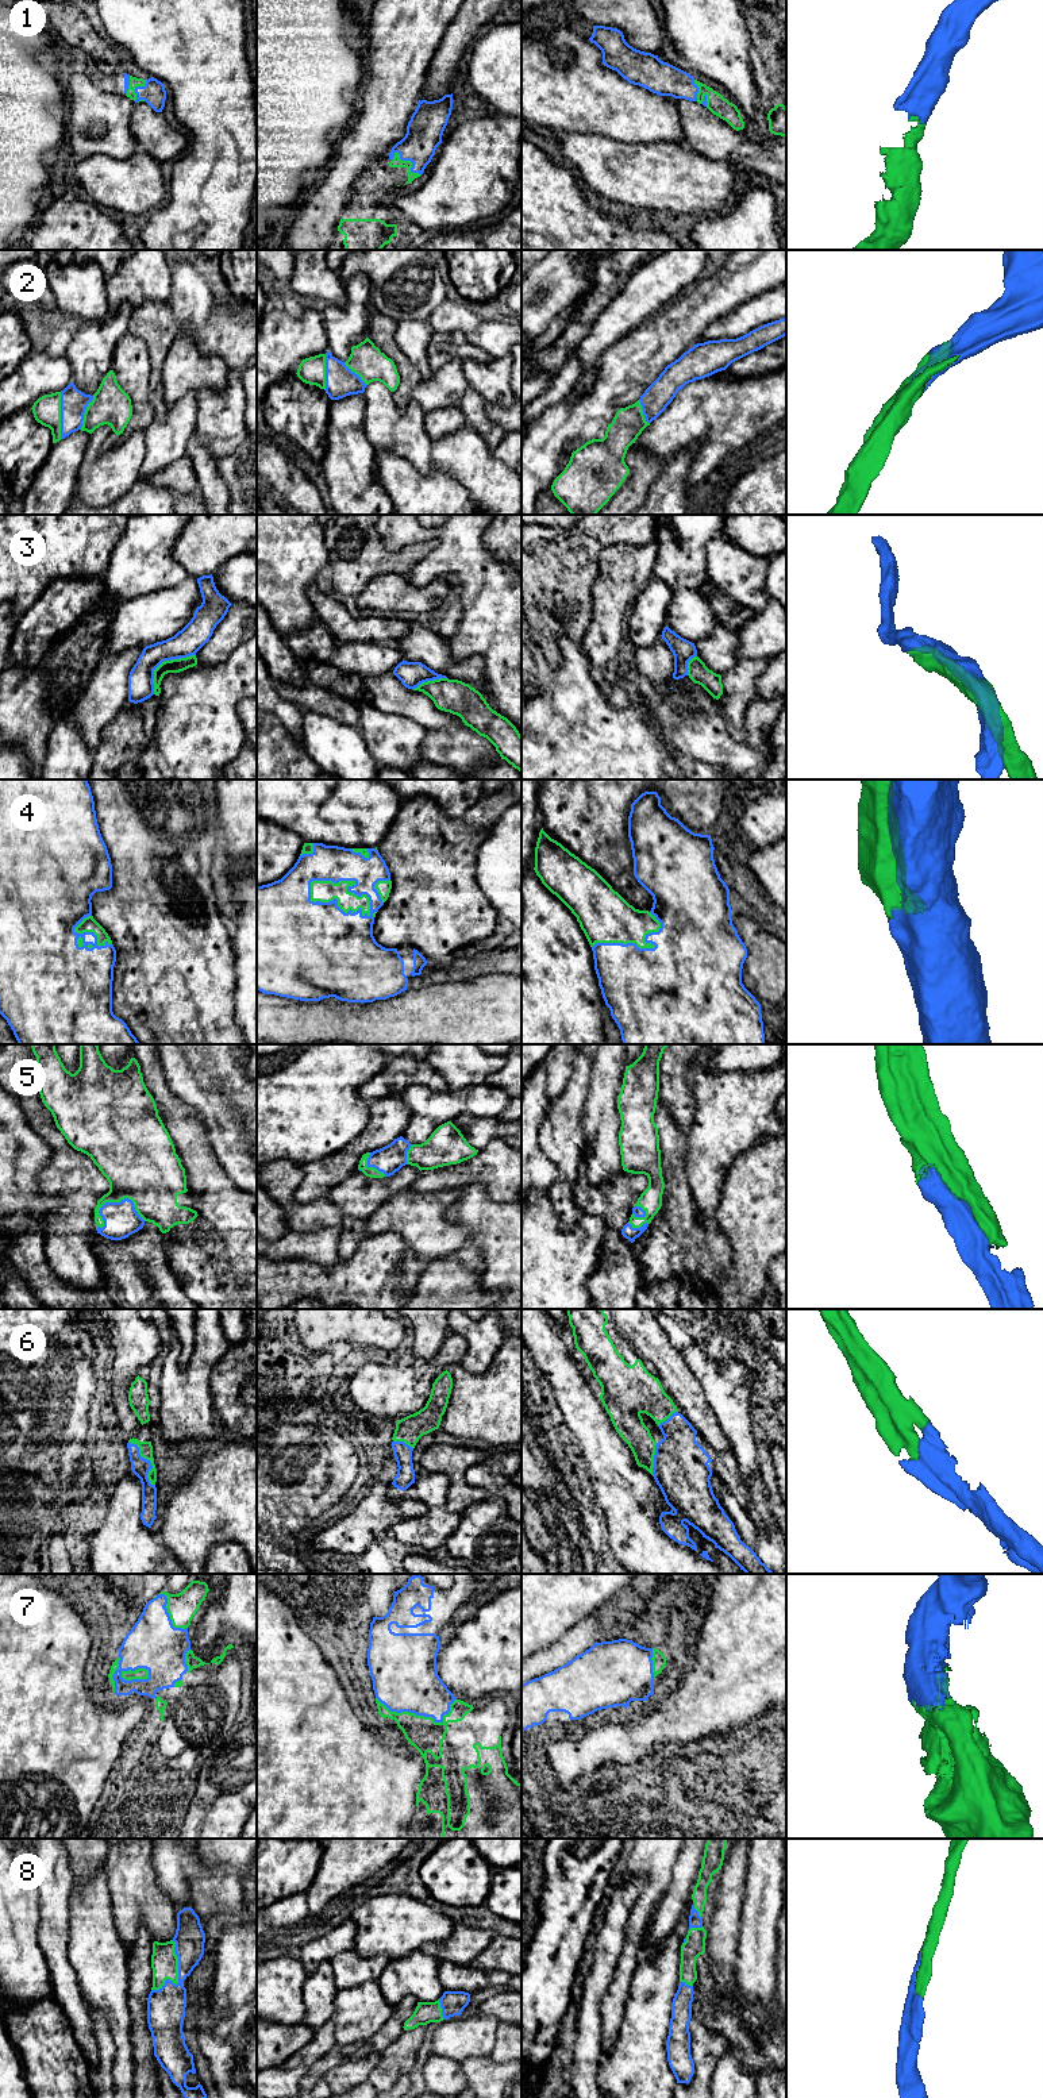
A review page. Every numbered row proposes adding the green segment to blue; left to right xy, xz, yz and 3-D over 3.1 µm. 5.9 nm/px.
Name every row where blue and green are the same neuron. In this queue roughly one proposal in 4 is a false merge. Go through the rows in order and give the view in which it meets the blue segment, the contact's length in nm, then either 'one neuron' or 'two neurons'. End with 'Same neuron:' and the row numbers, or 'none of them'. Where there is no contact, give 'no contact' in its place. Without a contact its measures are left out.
1: meets blue in xz; contact 220 nm long; one neuron
2: meets blue in xy; contact 280 nm long; one neuron
3: meets blue in xy; contact 340 nm long; two neurons
4: meets blue in xz; contact 440 nm long; one neuron
5: meets blue in xy; contact 300 nm long; one neuron
6: meets blue in xy; contact 300 nm long; one neuron
7: meets blue in xz; contact 480 nm long; one neuron
8: meets blue in xy; contact 340 nm long; one neuron
Same neuron: 1, 2, 4, 5, 6, 7, 8

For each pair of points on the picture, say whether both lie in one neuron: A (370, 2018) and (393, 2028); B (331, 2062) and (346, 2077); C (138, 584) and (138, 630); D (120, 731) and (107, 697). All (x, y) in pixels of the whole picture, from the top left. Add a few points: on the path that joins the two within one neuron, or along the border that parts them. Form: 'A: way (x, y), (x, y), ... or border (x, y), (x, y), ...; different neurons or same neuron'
A: border (393, 2008), (389, 2018), (362, 2043); different neurons
B: border (346, 2059), (322, 2077); different neurons
C: border (169, 588), (139, 595), (120, 604); different neurons
D: border (127, 700), (104, 727), (97, 745); different neurons

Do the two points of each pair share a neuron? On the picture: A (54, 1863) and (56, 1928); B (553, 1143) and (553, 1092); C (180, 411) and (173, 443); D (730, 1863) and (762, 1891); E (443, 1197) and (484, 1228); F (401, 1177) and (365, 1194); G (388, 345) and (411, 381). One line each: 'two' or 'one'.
A: one
B: two
C: one
D: two
E: two
F: one
G: one

